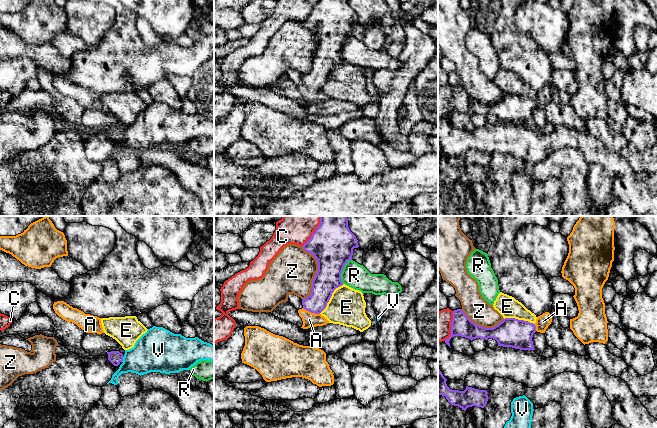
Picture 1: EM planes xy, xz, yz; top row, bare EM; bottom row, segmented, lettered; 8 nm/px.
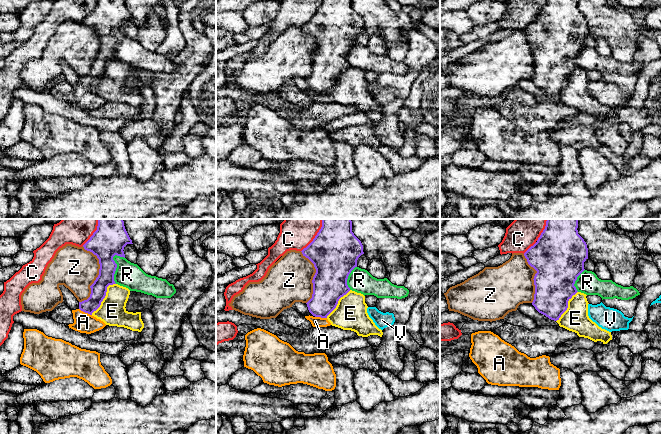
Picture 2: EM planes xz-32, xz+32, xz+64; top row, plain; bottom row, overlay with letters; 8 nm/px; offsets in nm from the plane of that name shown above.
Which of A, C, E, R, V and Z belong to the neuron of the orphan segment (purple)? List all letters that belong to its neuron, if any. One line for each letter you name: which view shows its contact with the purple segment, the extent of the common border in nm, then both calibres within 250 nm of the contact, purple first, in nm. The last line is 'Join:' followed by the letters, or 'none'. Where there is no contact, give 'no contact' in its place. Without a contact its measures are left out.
A: contact in xz; length 150 nm; calibres 190 and 120 nm
Join: A

